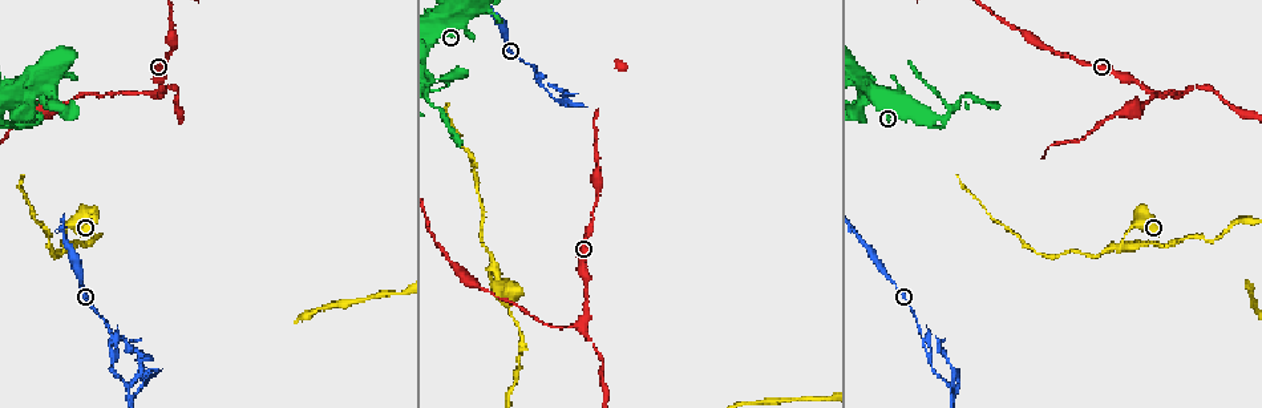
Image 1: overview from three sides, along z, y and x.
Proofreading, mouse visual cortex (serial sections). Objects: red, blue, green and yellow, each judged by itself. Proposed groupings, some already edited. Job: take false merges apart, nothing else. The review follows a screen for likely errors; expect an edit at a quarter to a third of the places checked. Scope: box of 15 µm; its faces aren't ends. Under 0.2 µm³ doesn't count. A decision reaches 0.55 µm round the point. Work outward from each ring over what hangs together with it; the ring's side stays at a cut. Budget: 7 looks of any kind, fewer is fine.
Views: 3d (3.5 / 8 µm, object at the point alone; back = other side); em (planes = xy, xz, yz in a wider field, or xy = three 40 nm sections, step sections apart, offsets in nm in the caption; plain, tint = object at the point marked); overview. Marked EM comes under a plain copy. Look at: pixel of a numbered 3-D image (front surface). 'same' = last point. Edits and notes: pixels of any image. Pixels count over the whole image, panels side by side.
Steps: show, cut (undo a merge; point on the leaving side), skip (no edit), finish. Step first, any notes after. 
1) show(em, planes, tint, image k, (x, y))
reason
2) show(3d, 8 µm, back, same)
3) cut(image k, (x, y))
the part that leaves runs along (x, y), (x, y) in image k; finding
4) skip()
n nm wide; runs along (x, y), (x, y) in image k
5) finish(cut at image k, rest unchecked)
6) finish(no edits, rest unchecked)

show(3d, 3.5 µm, image 1, (130, 395))
abrupt turn

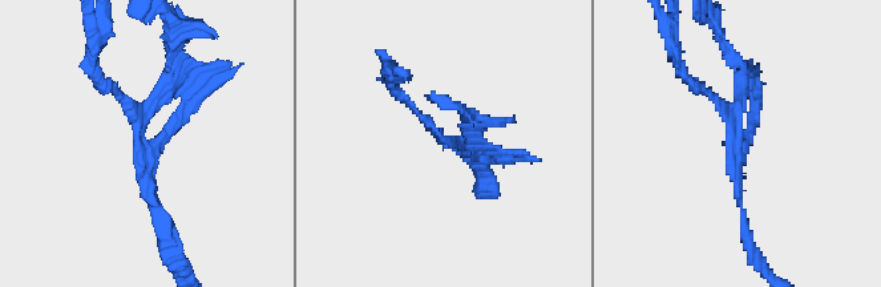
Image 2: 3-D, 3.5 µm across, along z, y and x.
show(em, xy, step 3, tint, image 2, (730, 133))
now the EM

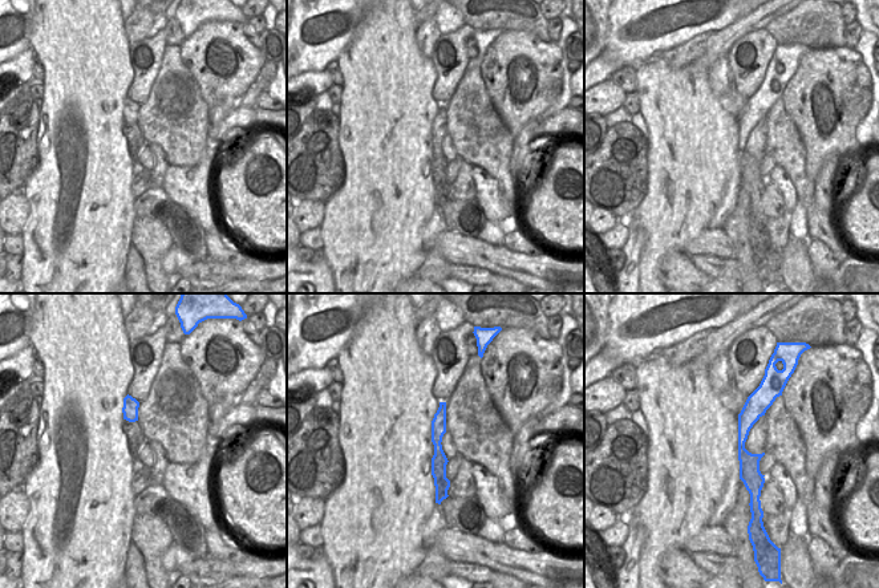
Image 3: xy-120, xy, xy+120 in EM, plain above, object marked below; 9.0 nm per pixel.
skip()
runs along (392, 89), (469, 160) in image 2; one cell here

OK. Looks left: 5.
show(3d, 3.5 µm, image 1, (67, 232))
thick turns thin

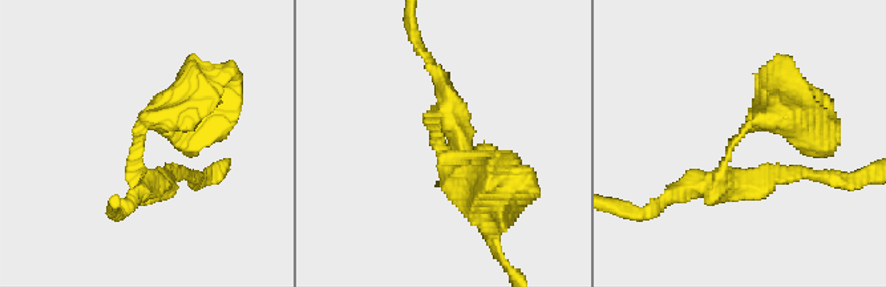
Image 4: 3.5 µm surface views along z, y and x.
show(em, xy, step 3, tint, image 4, (439, 134))
need the tissue

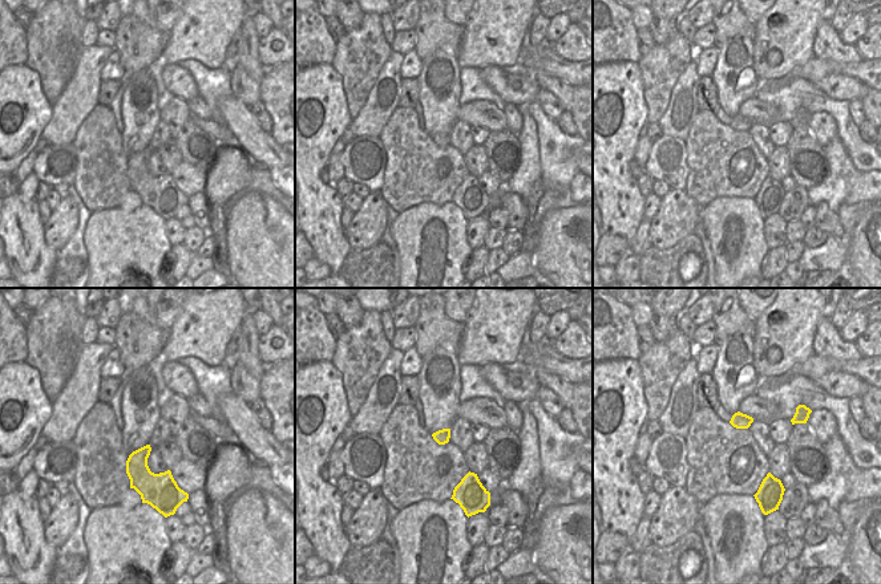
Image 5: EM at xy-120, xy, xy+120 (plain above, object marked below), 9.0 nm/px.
skip()
arms of 300, 400 nm; runs along (179, 124), (142, 128), (138, 169), (164, 185) in image 4; continuous, no second cell

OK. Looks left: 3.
show(3d, 3.5 µm, image 1, (170, 88))

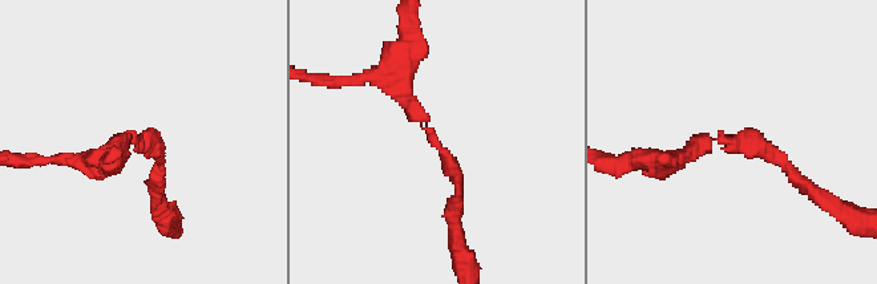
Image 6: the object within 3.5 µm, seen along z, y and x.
show(em, xy, step 3, tint, image 6, (427, 132))
arms of 150, 250 nm; now the EM

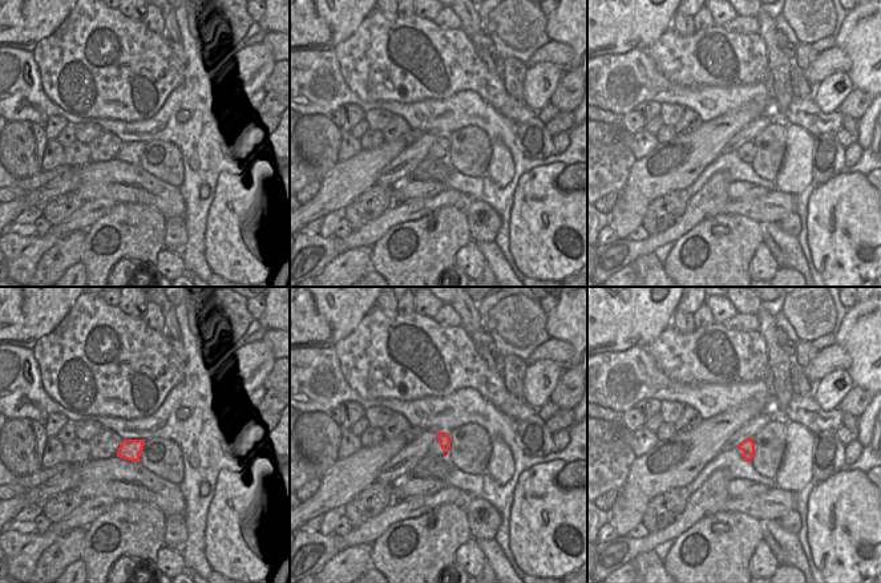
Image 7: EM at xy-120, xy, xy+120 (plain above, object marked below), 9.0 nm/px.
skip()
100 nm wide; runs along (396, 67), (388, 73), (445, 155), (457, 199) in image 6; all the same cell

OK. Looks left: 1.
finish(no edits, rest unchecked)

